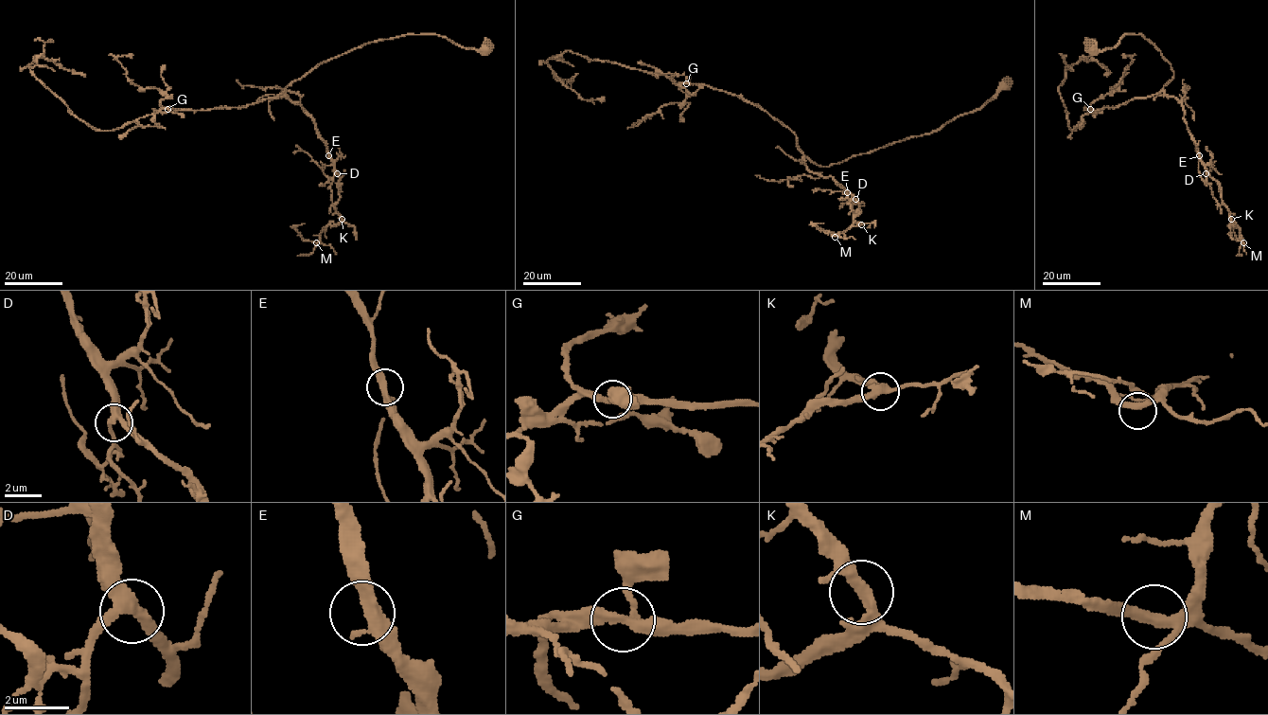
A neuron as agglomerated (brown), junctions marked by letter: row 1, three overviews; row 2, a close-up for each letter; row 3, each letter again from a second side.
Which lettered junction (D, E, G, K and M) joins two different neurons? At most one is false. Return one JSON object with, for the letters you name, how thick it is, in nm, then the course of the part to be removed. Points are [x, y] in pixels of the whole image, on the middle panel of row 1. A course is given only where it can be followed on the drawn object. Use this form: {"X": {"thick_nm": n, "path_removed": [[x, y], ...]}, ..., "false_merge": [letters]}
{"false_merge": []}

